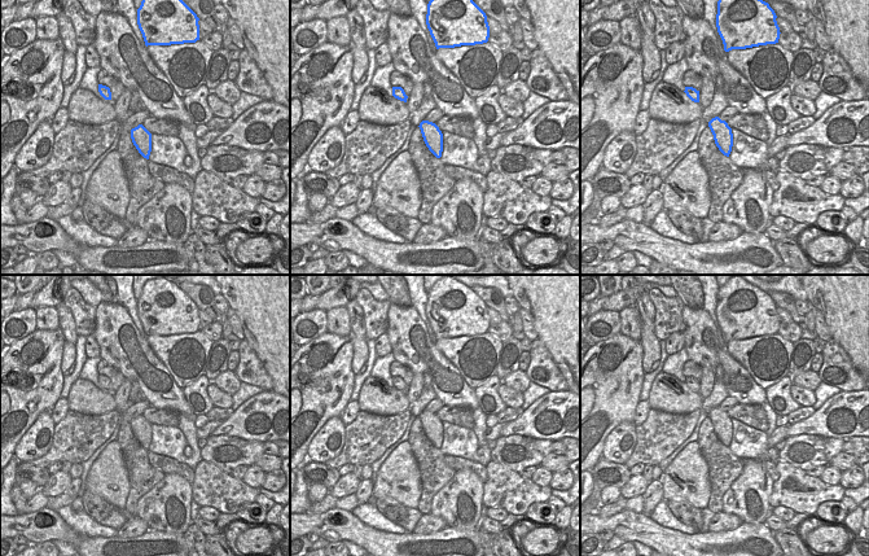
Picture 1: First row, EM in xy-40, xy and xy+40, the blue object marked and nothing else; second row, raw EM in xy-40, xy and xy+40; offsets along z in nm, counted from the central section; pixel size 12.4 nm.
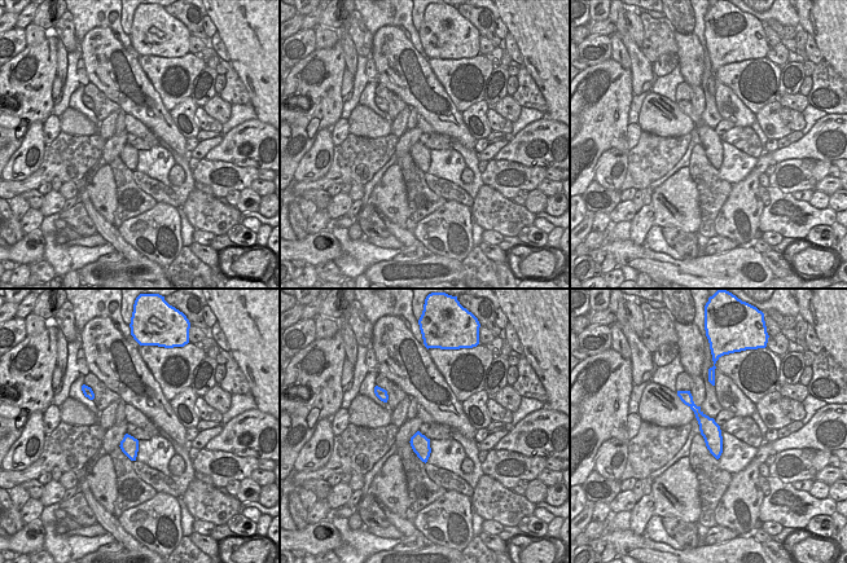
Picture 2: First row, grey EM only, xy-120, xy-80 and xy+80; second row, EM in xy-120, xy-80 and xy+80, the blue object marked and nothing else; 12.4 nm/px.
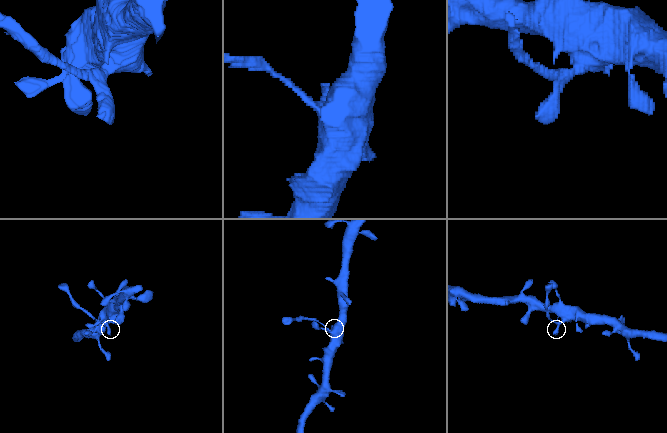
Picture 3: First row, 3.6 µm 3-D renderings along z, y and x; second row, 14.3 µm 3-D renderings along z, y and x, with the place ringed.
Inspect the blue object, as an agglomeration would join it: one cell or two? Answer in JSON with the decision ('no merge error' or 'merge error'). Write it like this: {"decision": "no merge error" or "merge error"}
{"decision": "merge error"}

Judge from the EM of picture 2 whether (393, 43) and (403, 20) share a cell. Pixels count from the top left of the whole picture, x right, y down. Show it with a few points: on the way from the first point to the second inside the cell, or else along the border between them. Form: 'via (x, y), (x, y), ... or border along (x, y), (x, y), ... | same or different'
border along (373, 34), (383, 26), (398, 26), (417, 51) | different

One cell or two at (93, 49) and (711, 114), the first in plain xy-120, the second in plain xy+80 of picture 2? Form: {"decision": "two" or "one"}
{"decision": "two"}

